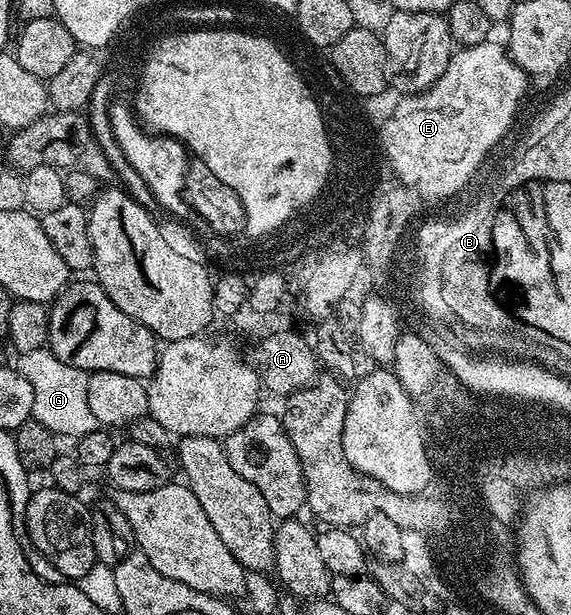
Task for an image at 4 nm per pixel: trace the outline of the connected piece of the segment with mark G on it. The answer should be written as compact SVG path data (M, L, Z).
M45 347L17 357L16 368L33 390L32 416L50 429L57 437L70 436L76 440L88 432L99 429L99 422L88 403L87 380L89 373L75 366L64 364Z

